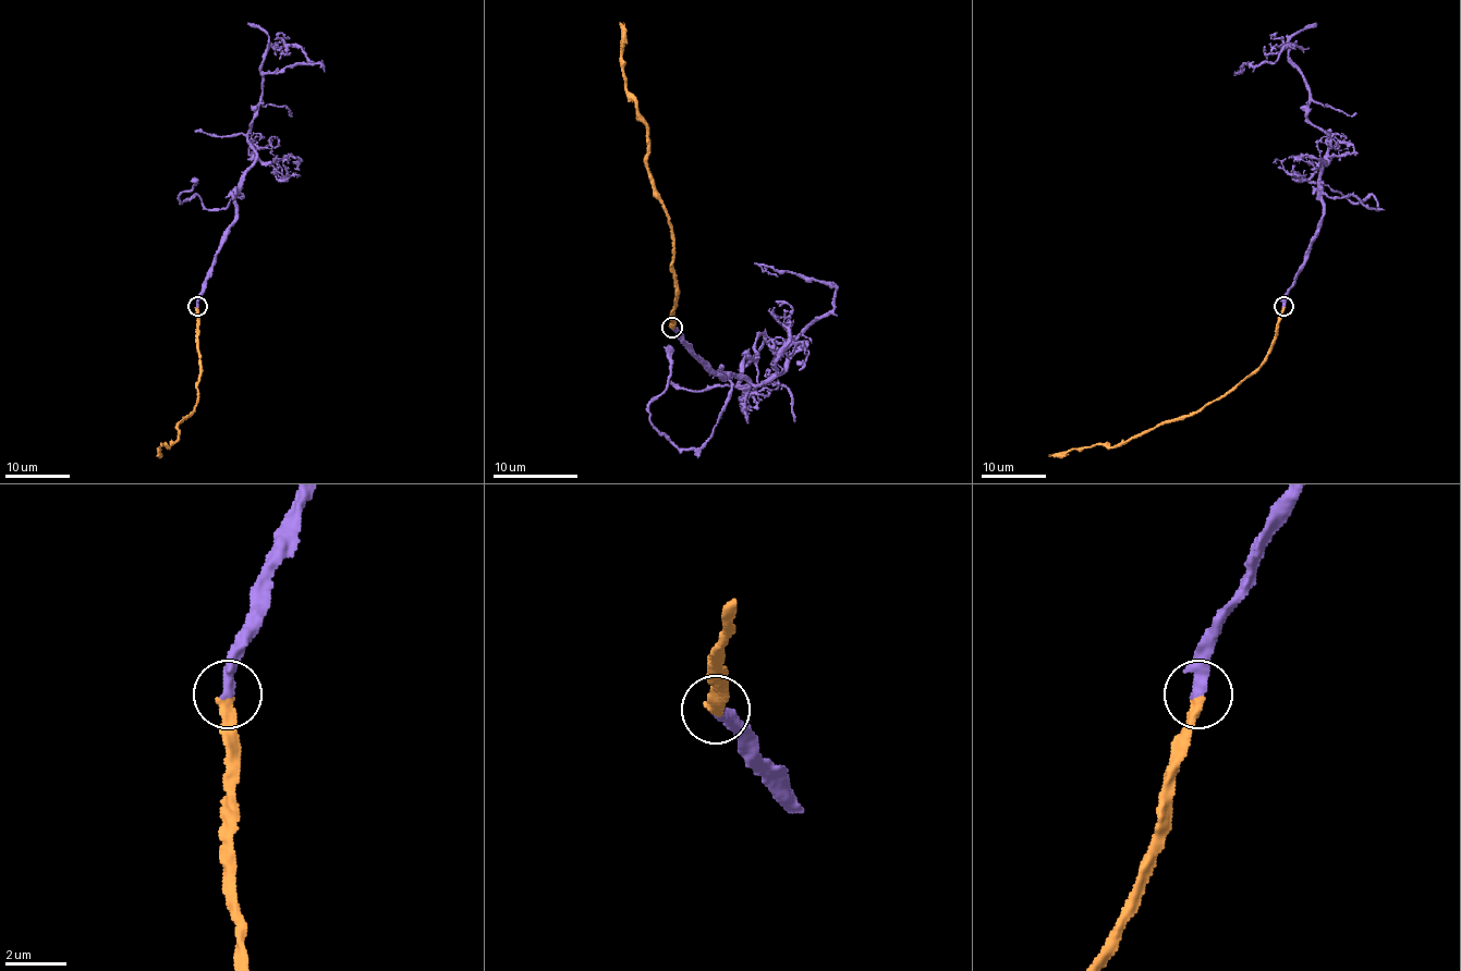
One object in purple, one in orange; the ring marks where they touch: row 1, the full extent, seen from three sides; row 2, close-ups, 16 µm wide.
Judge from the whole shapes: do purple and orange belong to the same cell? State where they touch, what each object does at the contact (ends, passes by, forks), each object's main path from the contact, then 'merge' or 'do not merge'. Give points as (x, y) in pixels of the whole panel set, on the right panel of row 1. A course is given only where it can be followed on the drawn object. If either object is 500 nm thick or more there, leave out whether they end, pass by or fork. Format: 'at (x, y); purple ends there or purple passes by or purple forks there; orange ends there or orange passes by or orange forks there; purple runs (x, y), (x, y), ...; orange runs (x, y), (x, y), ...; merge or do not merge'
at (1283, 306); purple ends there; orange ends there; purple runs (1283, 307), (1323, 214), (1328, 136), (1306, 117), (1309, 84), (1289, 56), (1300, 47), (1233, 75); orange runs (1283, 307), (1277, 335), (1267, 357), (1222, 396), (1177, 420), (1167, 420), (1113, 446), (1093, 444), (1048, 456); merge

